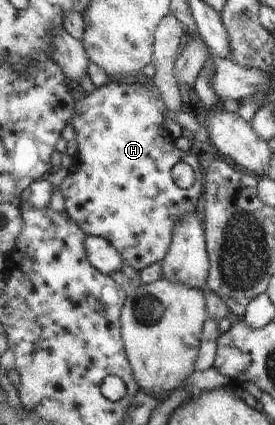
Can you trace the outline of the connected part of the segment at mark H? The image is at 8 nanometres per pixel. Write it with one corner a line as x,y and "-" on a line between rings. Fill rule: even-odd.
137,78
133,83
119,83
114,82
114,79
109,80
107,83
96,87
93,91
87,93
83,98
76,101
74,116
72,117
72,127
76,131
76,141
78,143
78,150
76,154
76,172
69,172
69,174
63,180
63,183
59,187
51,186
51,183
47,181
47,177
36,181
34,184
31,184
29,188
26,189
25,192
21,195
21,204
26,205
26,203
30,203
30,206
36,208
44,208
45,206
49,206
51,203
51,197
53,197
53,191
55,189
59,189
61,194
63,195
65,201
65,211
67,211
68,215
71,217
81,229
88,236
95,236
105,239
108,243
114,246
115,251
121,256
123,261
127,261
127,263
135,269
135,271
141,271
143,268
147,266
153,265
154,263
160,262
167,253
169,243
171,241
172,229
174,225
185,215
196,212
196,210
200,209
201,203
201,195
203,190
203,172
200,165
197,163
197,159
195,158
195,154
191,151
184,152
180,149
177,149
174,146
173,138
169,135
169,132
163,127
163,114
166,111
166,107
158,94
157,89
155,87
149,87
147,84
143,82
139,82
-
177,161
185,161
187,165
192,167
194,173
194,182
191,187
184,190
181,189
175,184
173,184
173,180
169,176
169,170

